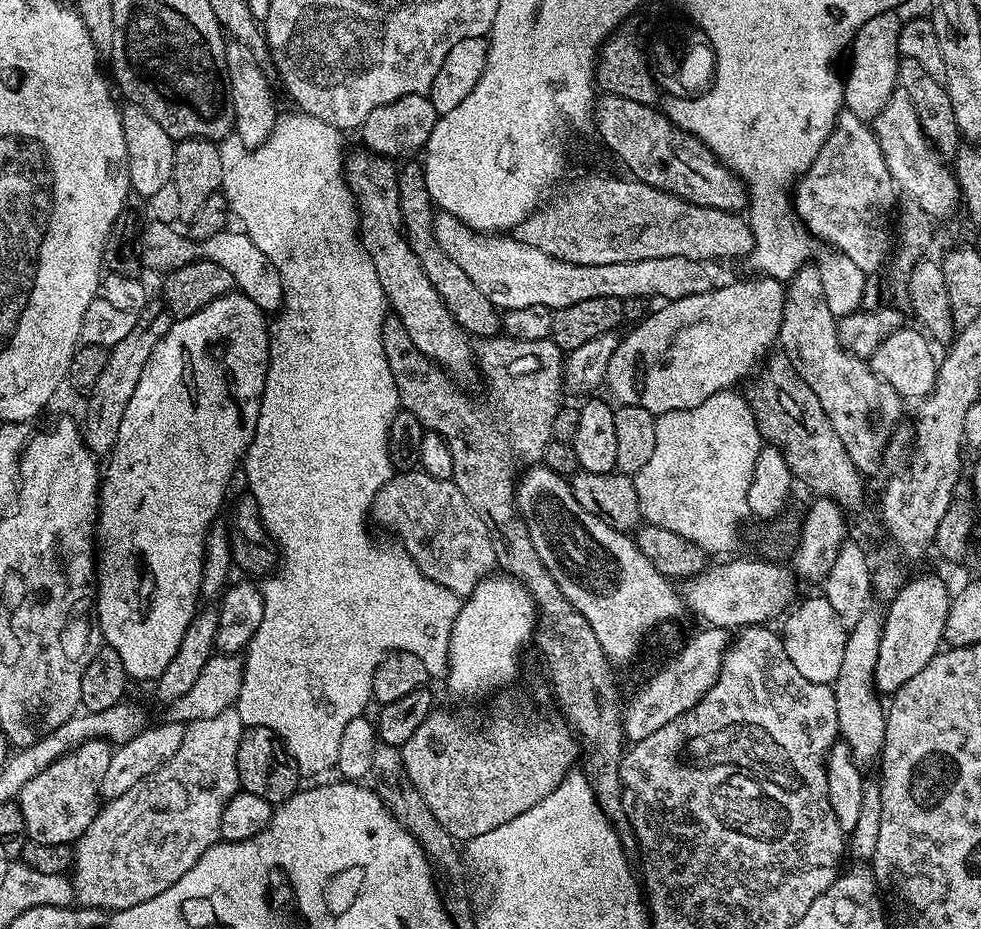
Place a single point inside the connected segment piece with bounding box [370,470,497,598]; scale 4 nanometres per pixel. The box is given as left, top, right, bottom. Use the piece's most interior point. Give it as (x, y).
(439, 530)

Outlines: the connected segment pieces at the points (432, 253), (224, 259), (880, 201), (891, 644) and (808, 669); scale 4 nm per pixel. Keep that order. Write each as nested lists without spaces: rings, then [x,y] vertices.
[[[404,162],[399,165],[396,177],[398,178],[398,202],[402,206],[404,237],[410,242],[410,250],[414,250],[414,254],[418,256],[418,262],[422,264],[422,270],[426,270],[426,278],[430,278],[430,286],[434,286],[434,290],[438,290],[446,310],[450,310],[450,314],[456,319],[458,326],[464,329],[469,337],[491,338],[501,331],[501,313],[486,298],[486,294],[482,294],[482,290],[478,290],[478,286],[474,286],[474,282],[470,282],[470,274],[466,274],[466,270],[462,270],[462,266],[458,266],[458,262],[454,262],[454,258],[450,258],[450,254],[446,254],[446,250],[442,250],[442,246],[438,246],[434,223],[434,205],[430,194],[426,190],[423,163],[408,163],[412,162]]]
[[[148,222],[145,228],[143,225],[138,236],[138,251],[140,263],[147,271],[149,268],[152,272],[167,274],[173,272],[175,268],[181,268],[195,260],[205,259],[210,262],[218,262],[218,266],[226,266],[226,270],[230,270],[233,285],[243,296],[250,298],[250,302],[254,302],[254,306],[258,306],[266,314],[276,314],[281,311],[284,303],[284,291],[280,285],[278,270],[274,270],[274,266],[268,261],[266,254],[262,254],[262,250],[258,250],[258,246],[254,246],[254,242],[250,242],[250,238],[243,230],[235,230],[236,232],[225,230],[199,242],[183,231],[180,233],[175,232],[176,230],[171,224]]]
[[[844,110],[837,115],[834,130],[826,138],[826,142],[822,146],[818,158],[814,158],[814,162],[804,171],[803,176],[801,176],[794,185],[794,212],[800,223],[808,229],[809,233],[811,233],[817,241],[823,242],[823,240],[825,240],[825,242],[828,243],[825,245],[834,246],[835,251],[842,252],[845,256],[849,256],[854,262],[854,266],[861,268],[865,274],[876,274],[881,271],[880,263],[882,263],[884,259],[885,263],[890,256],[890,248],[888,252],[888,211],[890,211],[892,207],[894,207],[893,209],[897,207],[896,196],[898,197],[898,189],[892,182],[892,175],[886,166],[886,158],[878,146],[878,138],[876,137],[875,131],[873,131],[865,121],[857,118],[853,112]]]
[[[920,576],[917,580],[910,581],[909,579],[887,605],[884,629],[878,646],[878,666],[876,667],[876,686],[881,693],[896,692],[903,684],[910,682],[910,678],[914,678],[914,674],[918,674],[918,670],[922,670],[922,666],[926,666],[926,662],[930,662],[936,657],[936,653],[941,651],[942,645],[945,643],[943,628],[946,626],[949,599],[950,589],[948,590],[938,577]]]
[[[816,594],[798,604],[787,613],[788,621],[782,627],[786,654],[790,654],[790,662],[794,662],[797,670],[810,678],[810,682],[835,685],[838,670],[842,666],[842,654],[846,654],[848,629],[842,618],[834,614],[834,606],[830,606],[823,594]]]

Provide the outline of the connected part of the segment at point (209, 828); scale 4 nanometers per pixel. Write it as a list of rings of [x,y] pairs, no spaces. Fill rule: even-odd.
[[[235,707],[223,710],[214,718],[199,718],[184,730],[178,754],[170,758],[154,774],[134,782],[126,794],[107,801],[97,811],[94,822],[86,826],[74,845],[74,859],[70,869],[72,895],[82,908],[99,908],[101,912],[121,912],[130,906],[158,898],[162,890],[170,890],[210,846],[220,840],[222,810],[234,793],[241,791],[238,778],[238,746],[246,729]]]

